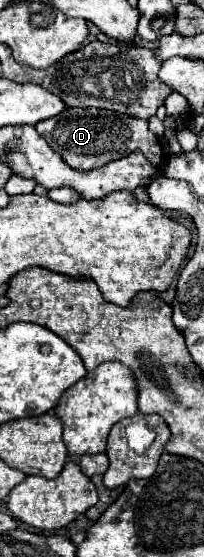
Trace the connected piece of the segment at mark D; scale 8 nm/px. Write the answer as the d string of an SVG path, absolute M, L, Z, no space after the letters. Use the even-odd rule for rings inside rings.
M70 107L56 117L40 121L36 131L46 139L46 143L72 167L78 171L98 169L114 159L122 159L134 151L142 151L156 167L162 167L166 155L158 137L148 129L148 121L138 121L138 117L126 117L124 113L110 113L104 109L78 109Z

